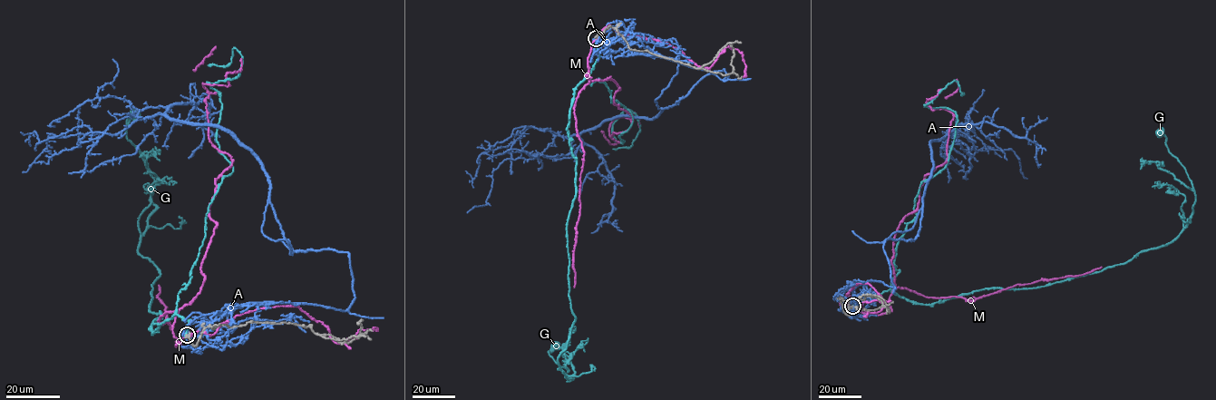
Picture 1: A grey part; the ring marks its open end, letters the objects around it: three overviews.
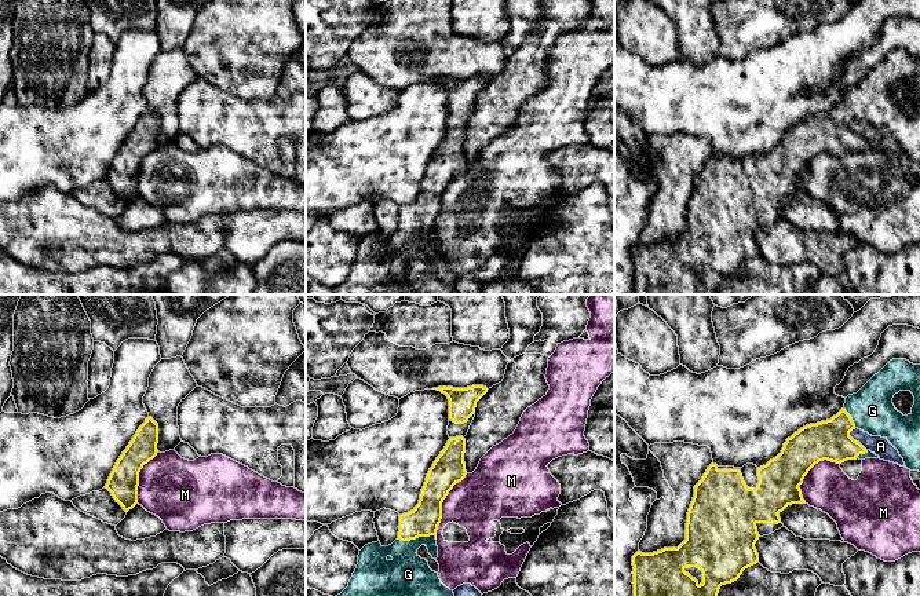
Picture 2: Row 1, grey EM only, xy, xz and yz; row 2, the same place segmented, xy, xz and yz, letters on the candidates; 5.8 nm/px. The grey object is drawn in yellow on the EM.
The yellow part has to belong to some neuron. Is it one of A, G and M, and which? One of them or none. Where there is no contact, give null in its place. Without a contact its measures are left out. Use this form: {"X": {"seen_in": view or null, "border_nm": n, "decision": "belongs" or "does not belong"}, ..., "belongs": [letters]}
{"A": {"seen_in": "yz", "border_nm": 160, "decision": "does not belong"}, "G": {"seen_in": "xz", "border_nm": 240, "decision": "belongs"}, "M": {"seen_in": "xz", "border_nm": 420, "decision": "does not belong"}, "belongs": ["G"]}

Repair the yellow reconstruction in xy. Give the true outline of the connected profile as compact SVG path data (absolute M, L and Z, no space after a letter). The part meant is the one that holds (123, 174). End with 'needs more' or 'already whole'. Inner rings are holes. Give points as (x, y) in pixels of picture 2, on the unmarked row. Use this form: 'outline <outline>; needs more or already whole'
outline M147 109L117 151L105 180L125 204L138 195L139 164L158 142L158 116Z; already whole

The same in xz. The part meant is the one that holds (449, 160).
outline M450 129L430 160L421 180L419 195L413 202L399 206L398 230L388 238L380 233L365 237L358 246L358 256L348 278L337 288L335 295L454 295L454 285L446 279L438 264L432 263L426 251L416 244L426 237L432 251L438 249L437 222L442 211L442 194L466 167L466 131Z; needs more

